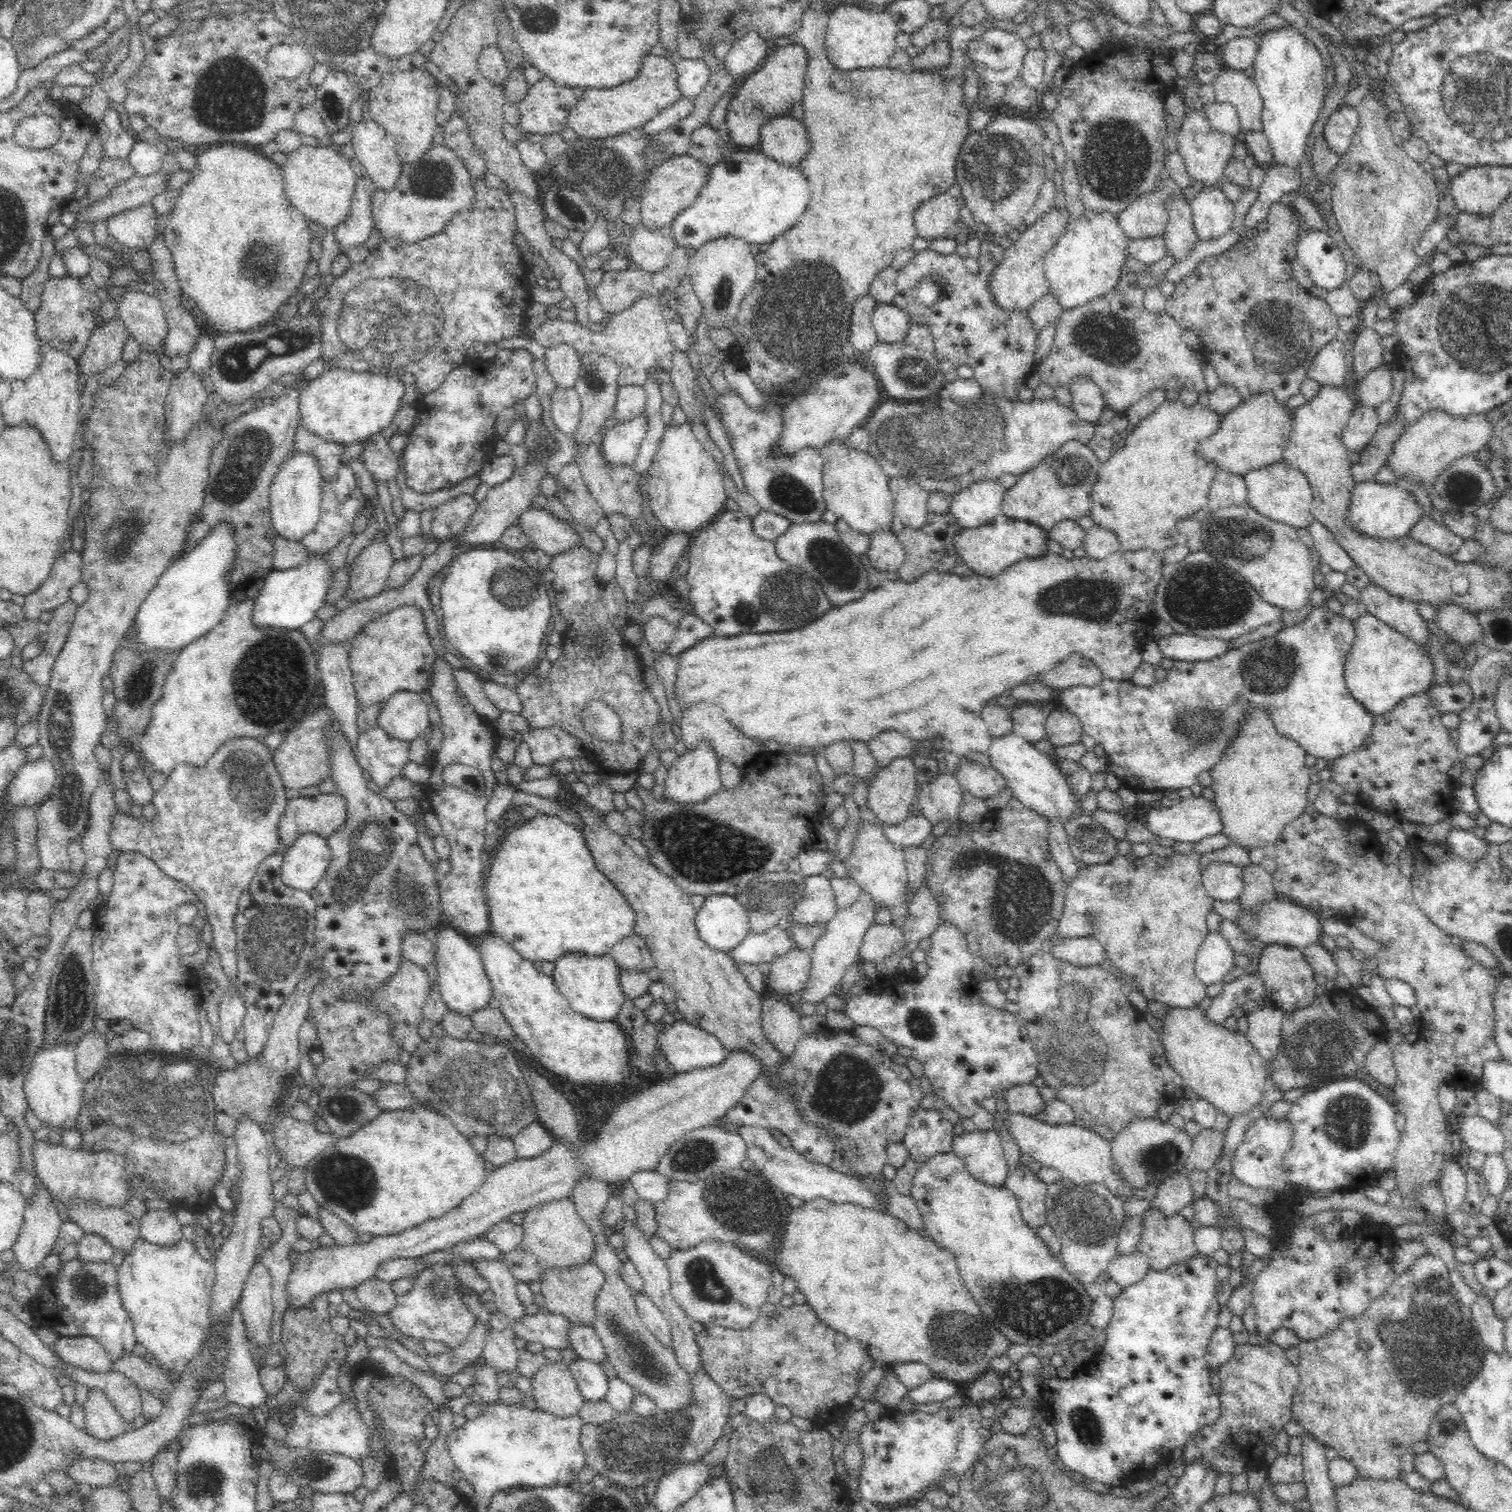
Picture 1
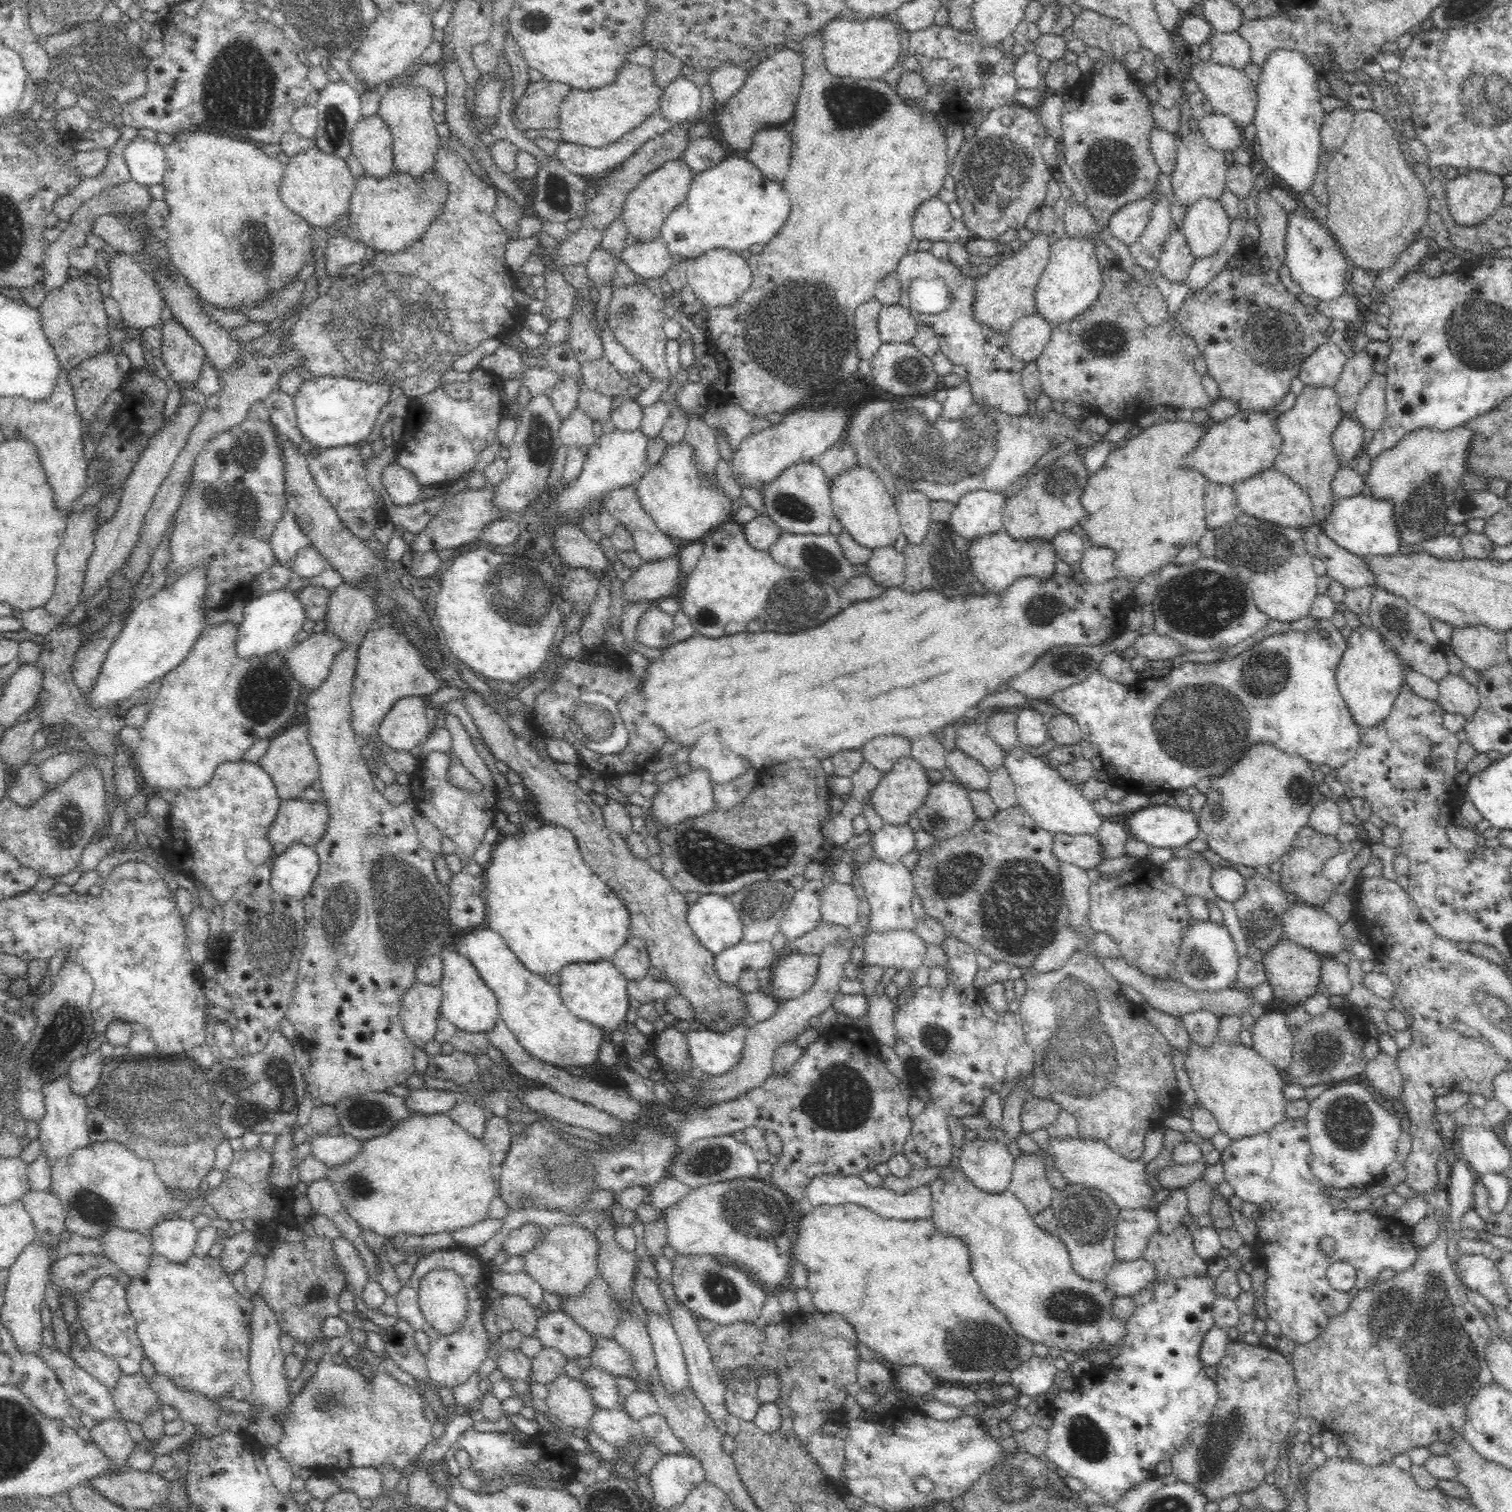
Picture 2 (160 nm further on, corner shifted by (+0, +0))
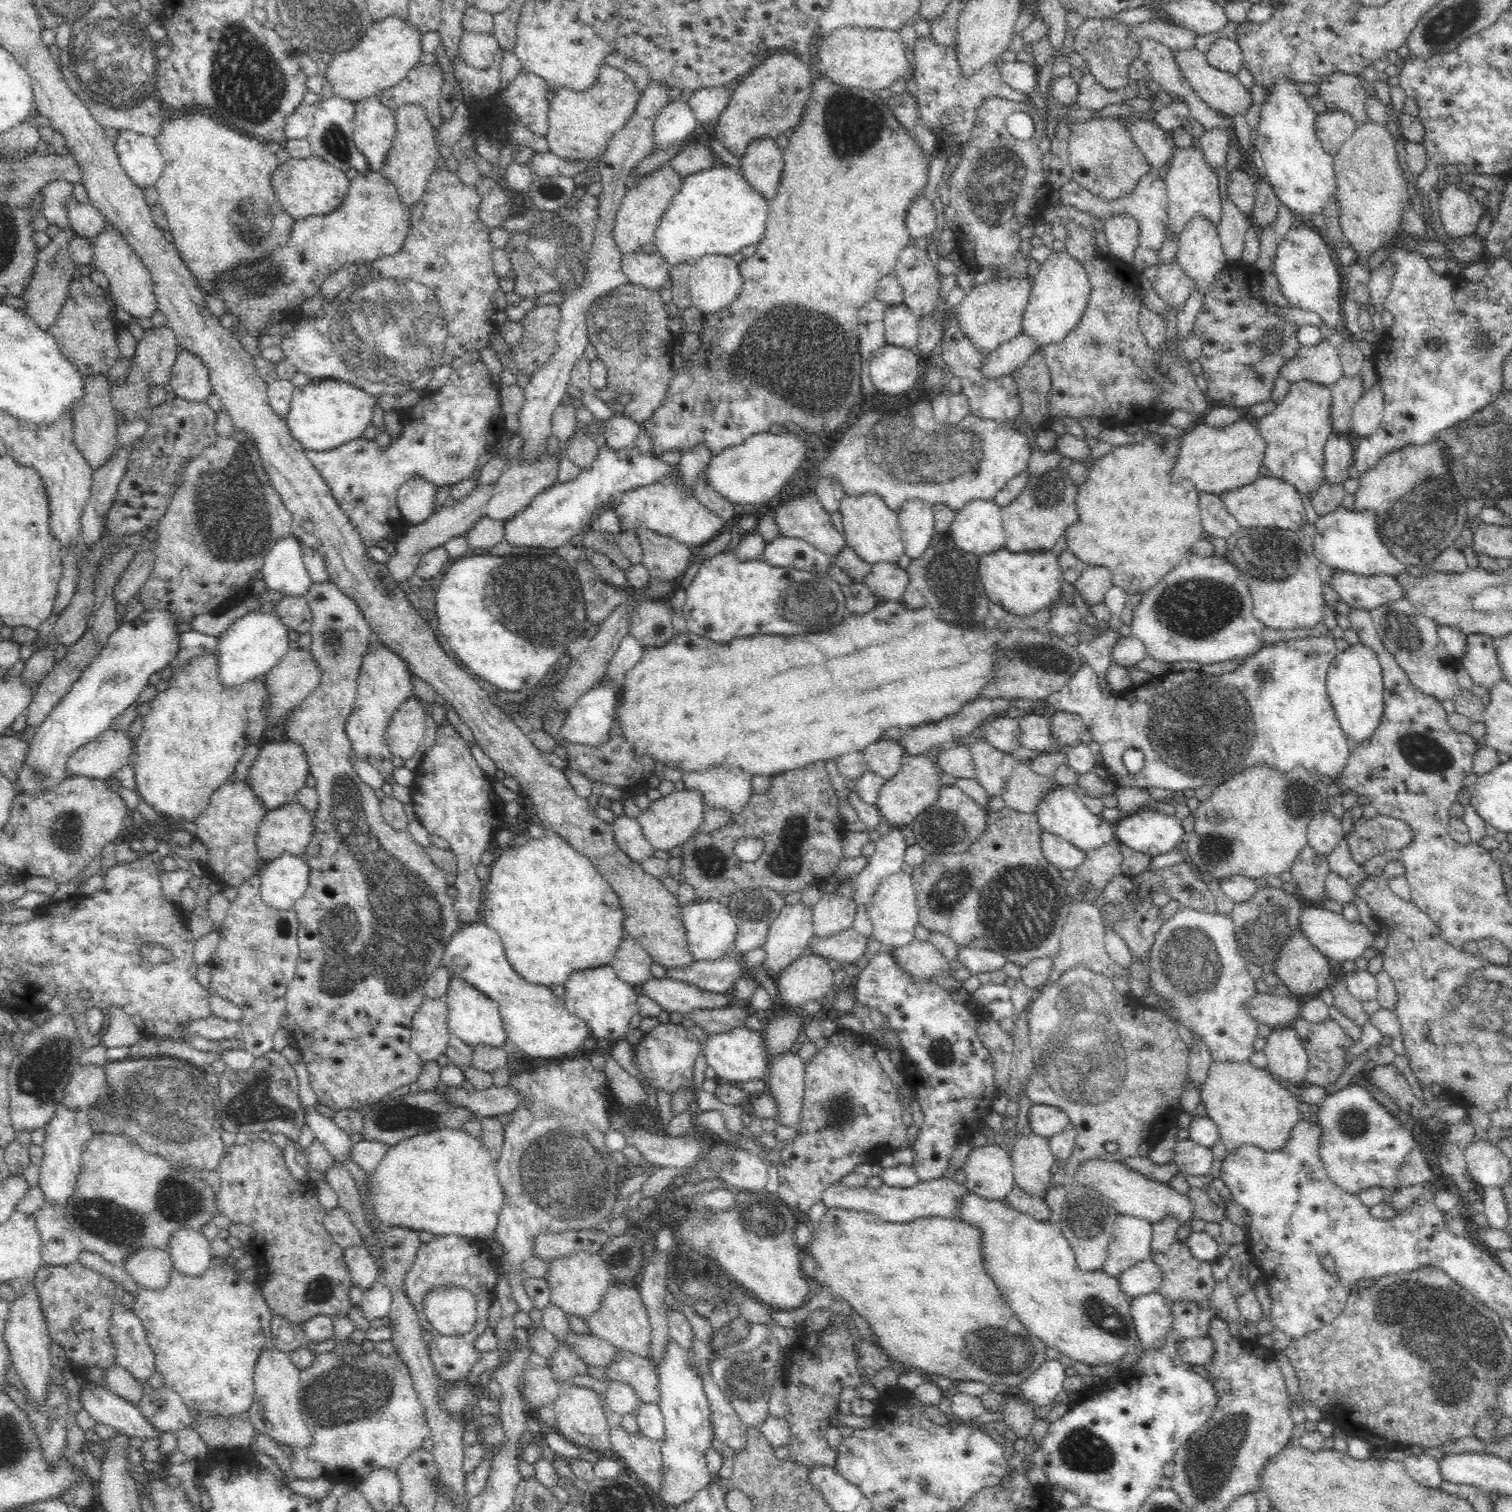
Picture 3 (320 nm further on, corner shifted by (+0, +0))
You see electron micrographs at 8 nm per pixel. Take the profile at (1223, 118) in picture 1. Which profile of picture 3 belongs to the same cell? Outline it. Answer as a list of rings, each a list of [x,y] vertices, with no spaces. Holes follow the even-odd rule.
[[[1230,127],[1228,130],[1221,128],[1206,130],[1204,135],[1199,138],[1199,146],[1202,149],[1205,163],[1214,169],[1224,167],[1228,148],[1232,146],[1233,141],[1236,139]]]

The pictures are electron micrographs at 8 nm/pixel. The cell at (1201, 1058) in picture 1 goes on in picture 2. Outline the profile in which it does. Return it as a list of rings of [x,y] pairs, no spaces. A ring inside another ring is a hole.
[[[1216,1038],[1210,1047],[1200,1047],[1191,1041],[1185,1058],[1185,1070],[1195,1090],[1197,1105],[1215,1116],[1219,1130],[1230,1140],[1268,1132],[1274,1124],[1287,1119],[1284,1104],[1288,1100],[1282,1091],[1286,1080],[1251,1044],[1226,1045]]]

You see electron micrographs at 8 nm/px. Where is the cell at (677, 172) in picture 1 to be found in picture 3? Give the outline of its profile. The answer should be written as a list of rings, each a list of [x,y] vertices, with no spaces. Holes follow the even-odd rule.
[[[665,162],[660,168],[646,175],[635,187],[629,185],[620,202],[613,228],[613,237],[622,255],[640,251],[644,246],[653,242],[654,231],[682,183],[683,177],[668,162]]]

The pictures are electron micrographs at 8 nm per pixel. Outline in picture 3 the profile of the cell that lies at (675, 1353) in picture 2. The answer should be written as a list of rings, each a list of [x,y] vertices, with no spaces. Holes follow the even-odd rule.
[[[674,1340],[666,1344],[662,1362],[656,1367],[659,1377],[659,1408],[665,1423],[662,1486],[656,1494],[670,1510],[685,1503],[702,1488],[711,1483],[705,1453],[715,1446],[710,1406],[703,1390],[701,1378],[690,1369],[691,1355]]]

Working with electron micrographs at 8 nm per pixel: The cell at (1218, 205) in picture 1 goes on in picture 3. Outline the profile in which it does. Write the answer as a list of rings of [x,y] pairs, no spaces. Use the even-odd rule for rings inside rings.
[[[1195,215],[1178,237],[1175,261],[1203,297],[1218,272],[1228,263],[1217,226],[1206,217]]]

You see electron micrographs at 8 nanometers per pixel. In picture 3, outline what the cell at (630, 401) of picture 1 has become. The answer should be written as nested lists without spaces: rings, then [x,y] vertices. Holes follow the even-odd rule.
[[[626,414],[612,416],[605,421],[606,446],[620,451],[634,444],[641,432],[640,424]]]

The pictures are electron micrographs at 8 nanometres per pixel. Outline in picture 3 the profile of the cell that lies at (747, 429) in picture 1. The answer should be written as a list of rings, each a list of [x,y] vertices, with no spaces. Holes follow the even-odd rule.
[[[814,489],[810,490],[809,493],[804,492],[804,494],[794,496],[788,501],[781,502],[772,511],[782,536],[805,540],[818,551],[826,553],[830,558],[836,558],[846,544],[844,535],[840,534],[834,527],[829,512],[819,503],[818,495],[816,495]]]

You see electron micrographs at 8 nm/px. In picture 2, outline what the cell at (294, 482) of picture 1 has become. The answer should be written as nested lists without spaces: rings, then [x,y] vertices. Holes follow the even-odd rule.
[[[286,506],[270,539],[276,564],[290,569],[291,561],[302,548],[310,545],[307,535],[299,525],[297,516]]]

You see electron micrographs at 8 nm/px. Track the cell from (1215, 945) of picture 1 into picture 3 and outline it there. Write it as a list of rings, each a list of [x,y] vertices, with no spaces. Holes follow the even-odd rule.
[[[1182,907],[1158,930],[1149,957],[1152,989],[1173,1004],[1173,1011],[1166,1015],[1200,1037],[1214,1062],[1249,1060],[1255,1052],[1259,1022],[1250,1017],[1246,1002],[1257,993],[1247,962],[1238,953],[1231,917]]]

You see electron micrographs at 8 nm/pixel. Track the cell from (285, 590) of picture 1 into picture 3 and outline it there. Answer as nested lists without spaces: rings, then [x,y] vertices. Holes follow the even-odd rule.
[[[273,610],[271,612],[246,613],[236,619],[217,637],[219,677],[226,688],[240,686],[263,677],[274,668],[288,652],[288,629]]]

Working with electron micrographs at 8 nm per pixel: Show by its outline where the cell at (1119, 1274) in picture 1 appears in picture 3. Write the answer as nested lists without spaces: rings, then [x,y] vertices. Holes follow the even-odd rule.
[[[1149,1257],[1121,1272],[1117,1279],[1120,1291],[1130,1298],[1158,1291],[1162,1286],[1163,1274]]]

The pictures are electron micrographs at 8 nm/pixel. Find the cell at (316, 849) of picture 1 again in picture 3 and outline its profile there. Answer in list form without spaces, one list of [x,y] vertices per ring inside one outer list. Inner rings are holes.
[[[286,852],[274,860],[263,863],[258,875],[262,903],[272,909],[287,910],[292,909],[294,904],[304,897],[309,883],[309,866],[302,856],[294,856]]]

